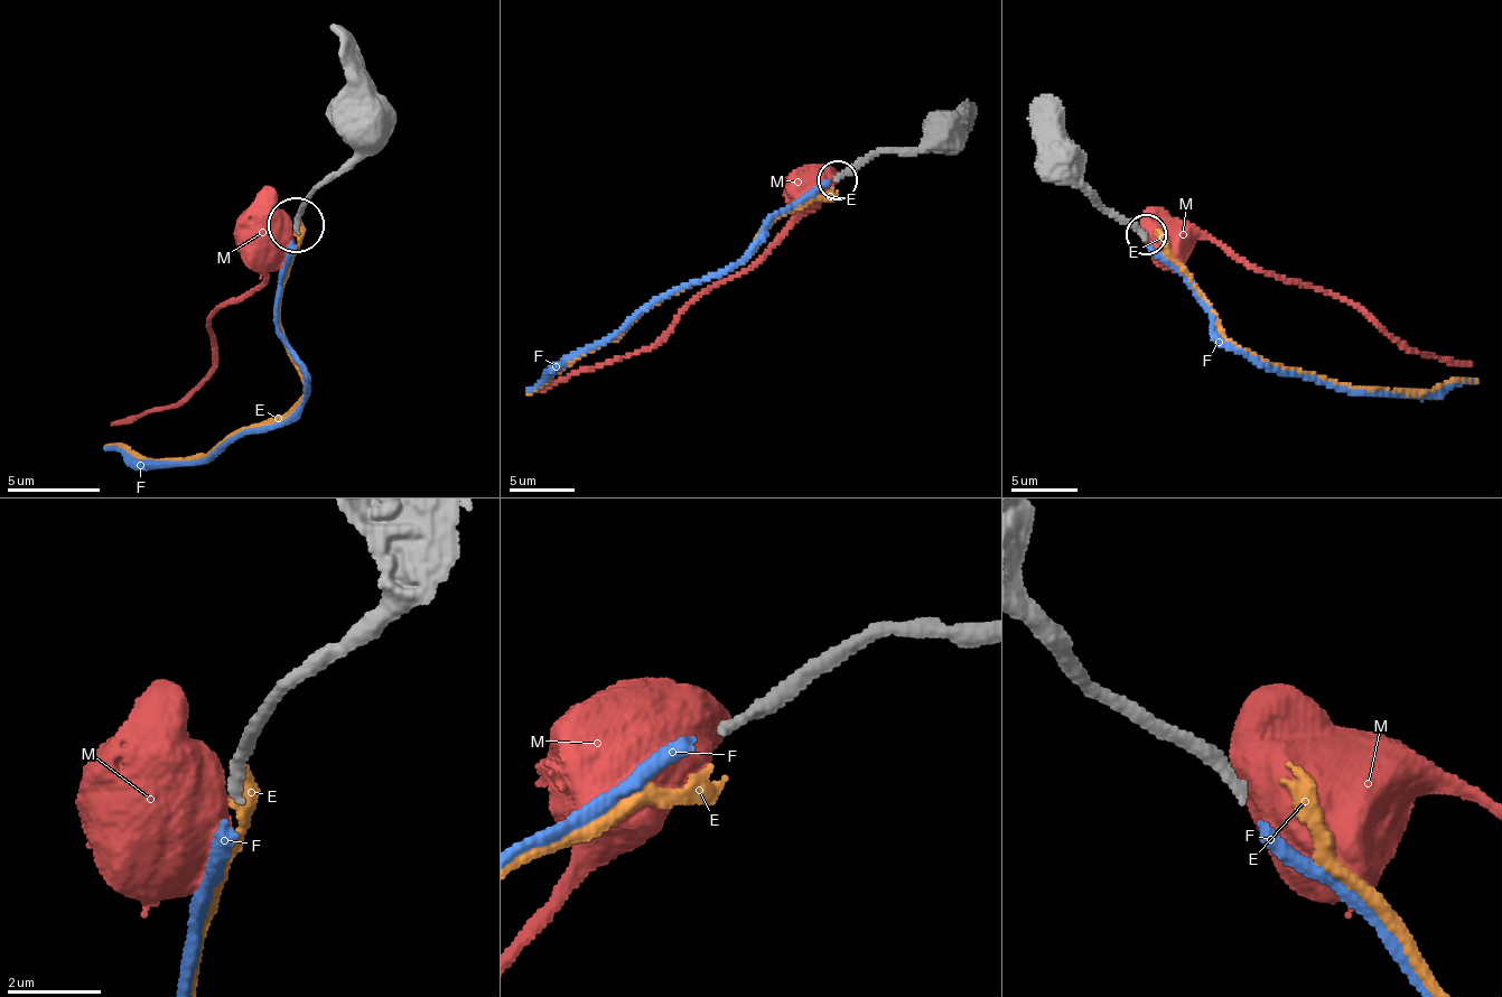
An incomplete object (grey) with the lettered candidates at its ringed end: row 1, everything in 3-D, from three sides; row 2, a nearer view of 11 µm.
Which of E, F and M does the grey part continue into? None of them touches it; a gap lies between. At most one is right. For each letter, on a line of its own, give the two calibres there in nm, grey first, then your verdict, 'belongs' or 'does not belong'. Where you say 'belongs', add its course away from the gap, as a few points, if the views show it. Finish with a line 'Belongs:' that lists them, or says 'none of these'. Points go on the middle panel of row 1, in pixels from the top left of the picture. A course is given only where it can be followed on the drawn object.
E: calibres 280 and 360 nm; belongs; course (832, 187), (770, 221), (754, 248), (736, 263), (656, 298), (605, 341), (574, 355), (529, 394)
F: calibres 280 and 280 nm; does not belong
M: calibres 280 and 850 nm; does not belong
Belongs: E

